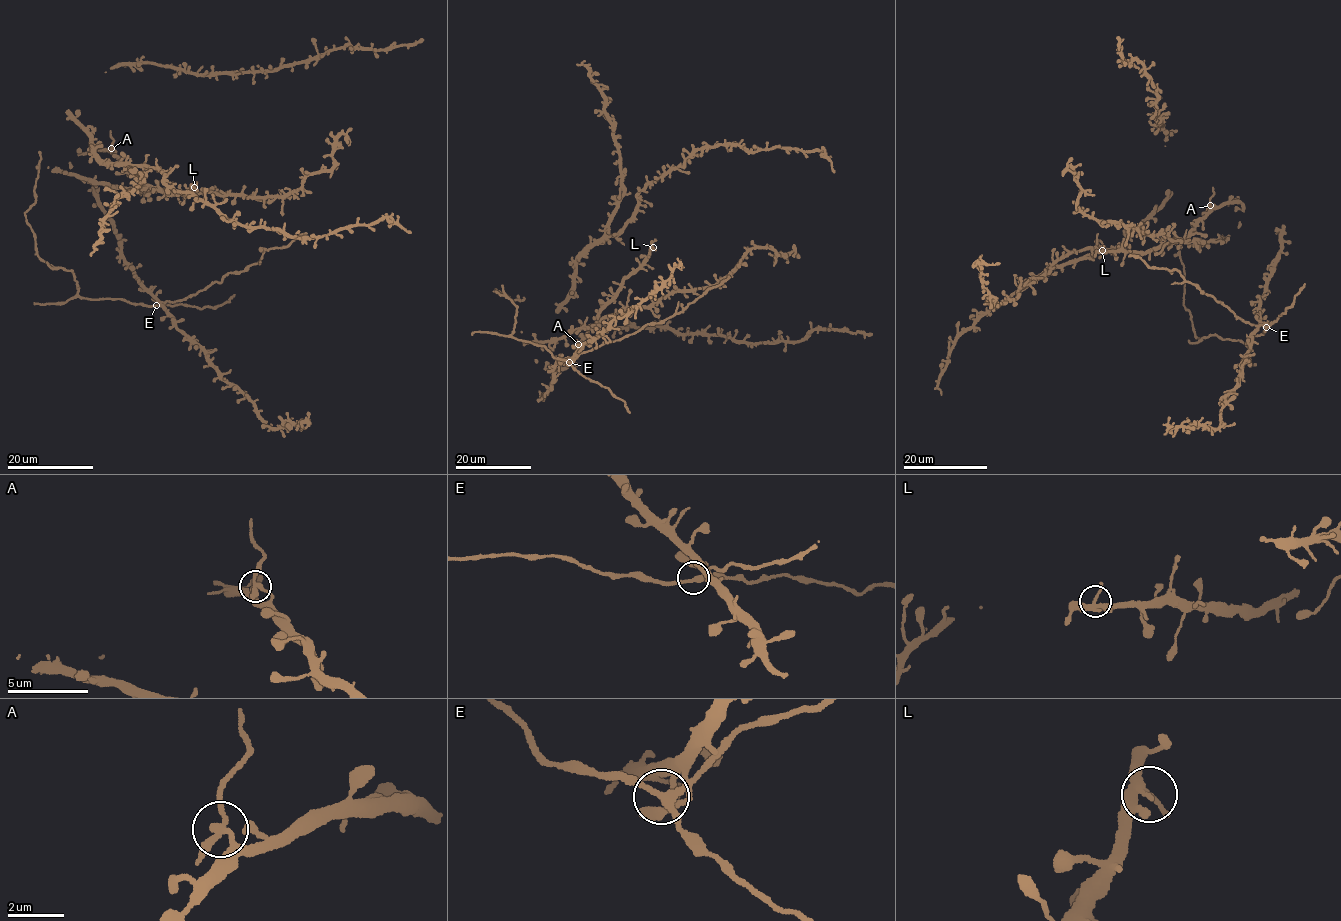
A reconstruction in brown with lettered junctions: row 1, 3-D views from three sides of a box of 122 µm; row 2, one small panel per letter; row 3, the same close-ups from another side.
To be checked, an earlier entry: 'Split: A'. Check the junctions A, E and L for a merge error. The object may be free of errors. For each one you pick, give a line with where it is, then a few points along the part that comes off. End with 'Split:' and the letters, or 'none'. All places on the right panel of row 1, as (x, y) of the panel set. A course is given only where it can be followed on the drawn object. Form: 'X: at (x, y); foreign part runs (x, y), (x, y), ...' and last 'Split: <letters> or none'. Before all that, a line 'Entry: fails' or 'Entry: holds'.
Entry: holds
A: at (1210, 205); foreign part runs (1209, 205), (1213, 187)
Split: A

